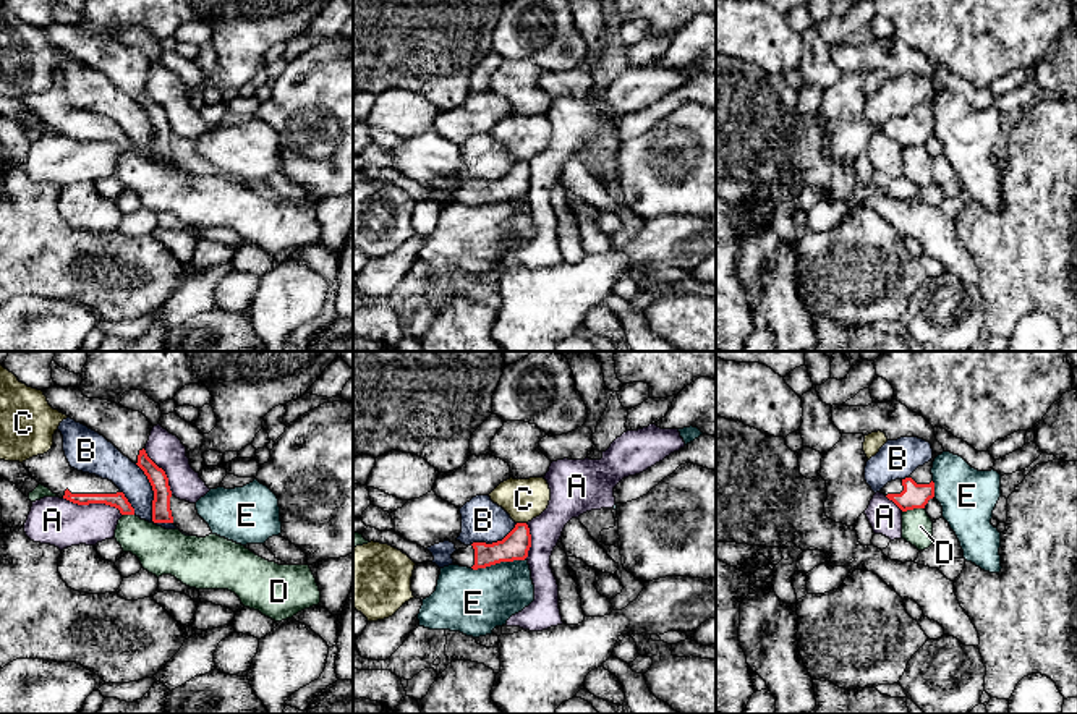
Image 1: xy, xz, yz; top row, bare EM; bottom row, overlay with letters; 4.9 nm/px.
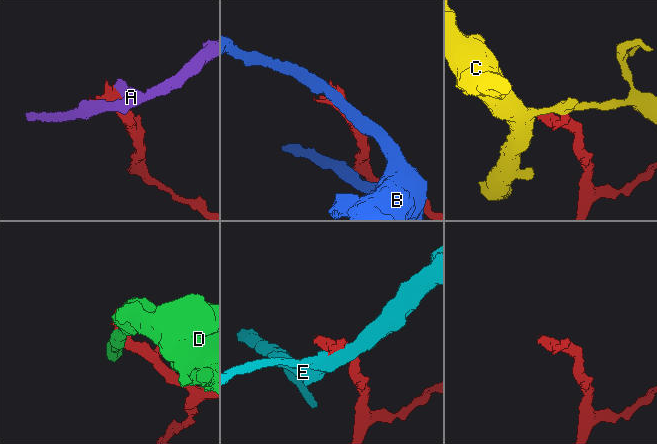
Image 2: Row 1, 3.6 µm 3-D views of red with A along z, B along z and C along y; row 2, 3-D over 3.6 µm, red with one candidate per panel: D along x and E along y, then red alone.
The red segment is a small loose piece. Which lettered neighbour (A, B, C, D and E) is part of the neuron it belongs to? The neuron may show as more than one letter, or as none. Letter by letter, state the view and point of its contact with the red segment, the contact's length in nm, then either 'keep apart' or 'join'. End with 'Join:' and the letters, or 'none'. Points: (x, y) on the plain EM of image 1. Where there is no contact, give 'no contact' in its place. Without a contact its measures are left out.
A: xy (94, 140) | 300 nm | keep apart
B: xy (153, 140) | 360 nm | keep apart
C: xz (522, 161) | 50 nm | keep apart
D: yz (912, 146) | 110 nm | keep apart
E: xz (498, 199) | 280 nm | keep apart
Join: none

